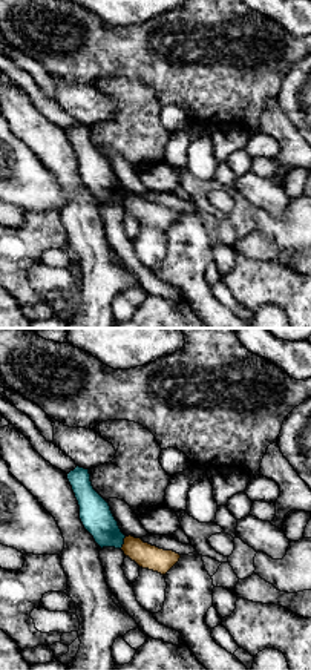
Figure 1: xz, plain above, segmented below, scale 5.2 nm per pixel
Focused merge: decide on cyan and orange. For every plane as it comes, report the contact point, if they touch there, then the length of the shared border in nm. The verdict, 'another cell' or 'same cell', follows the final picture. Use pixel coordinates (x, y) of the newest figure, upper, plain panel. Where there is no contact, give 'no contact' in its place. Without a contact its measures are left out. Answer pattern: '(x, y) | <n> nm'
(123, 200) | 70 nm

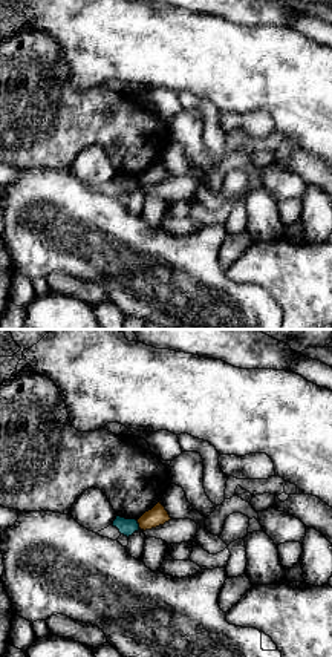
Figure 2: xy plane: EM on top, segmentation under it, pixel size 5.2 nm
(138, 181) | 40 nm

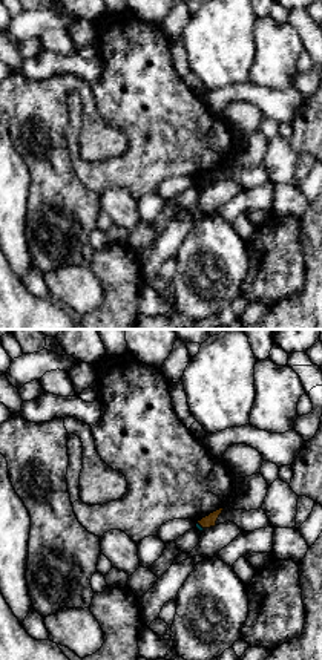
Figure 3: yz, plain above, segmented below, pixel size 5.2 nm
(200, 182) | 50 nm

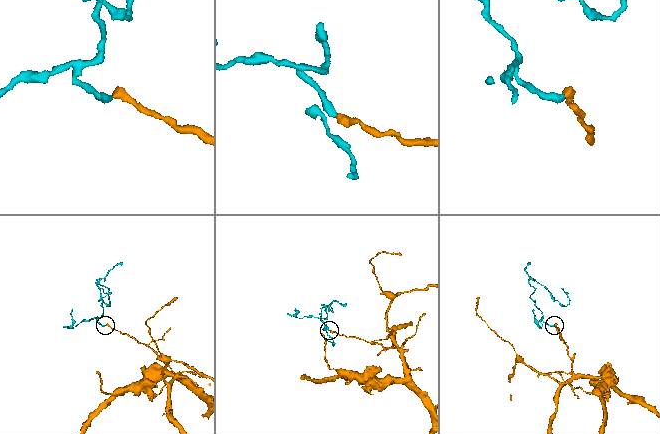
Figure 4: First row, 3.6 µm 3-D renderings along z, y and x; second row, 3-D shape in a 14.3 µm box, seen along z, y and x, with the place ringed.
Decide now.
another cell

